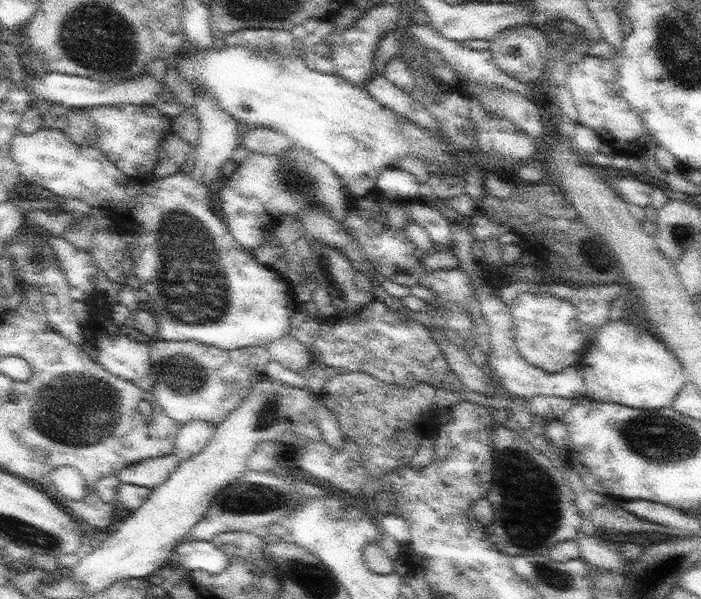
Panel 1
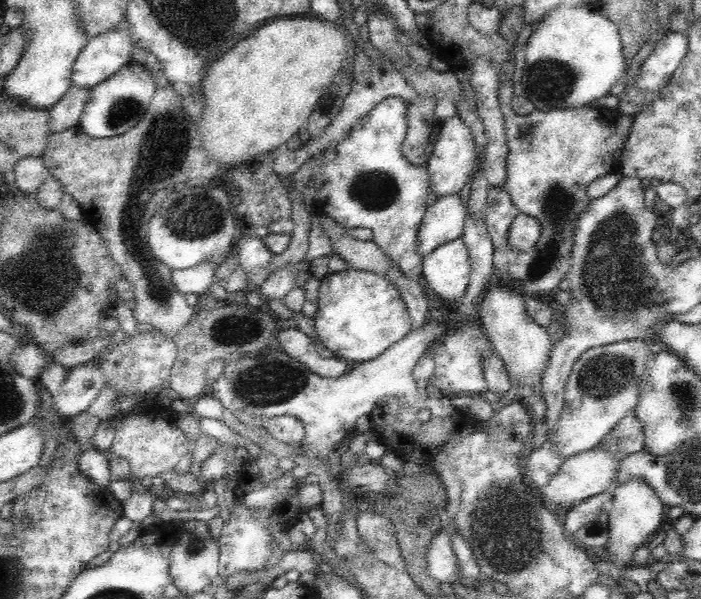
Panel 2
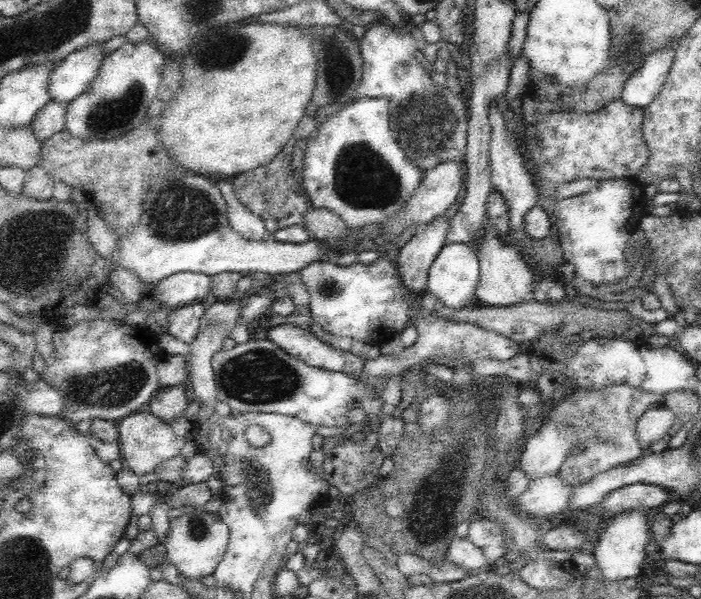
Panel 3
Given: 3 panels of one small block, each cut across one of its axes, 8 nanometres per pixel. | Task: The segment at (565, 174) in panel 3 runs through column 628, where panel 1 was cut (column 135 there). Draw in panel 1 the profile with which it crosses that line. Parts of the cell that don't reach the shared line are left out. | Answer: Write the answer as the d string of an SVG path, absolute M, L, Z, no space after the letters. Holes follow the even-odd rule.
M152 105L96 106L89 109L96 123L96 146L126 176L148 176L157 163L157 150L165 134L172 129L172 118Z

